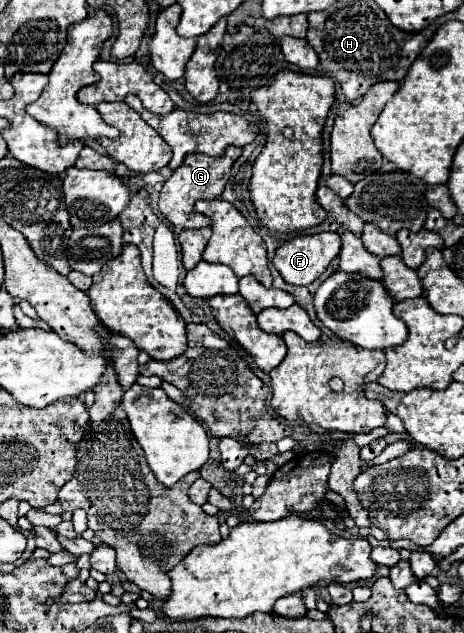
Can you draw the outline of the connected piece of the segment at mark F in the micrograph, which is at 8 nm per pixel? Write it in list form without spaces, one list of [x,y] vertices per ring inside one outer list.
[[[337,232],[297,236],[277,248],[273,266],[281,278],[293,286],[307,286],[317,280],[341,250]]]

